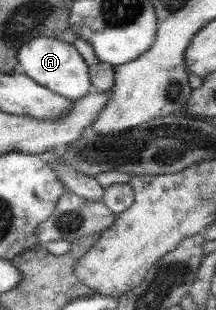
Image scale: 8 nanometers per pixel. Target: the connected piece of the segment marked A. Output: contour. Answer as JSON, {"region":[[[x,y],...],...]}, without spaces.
{"region":[[[34,38],[32,42],[28,42],[26,46],[20,48],[16,57],[18,57],[20,71],[40,86],[52,90],[70,102],[83,98],[93,86],[90,80],[89,66],[73,43],[57,38]]]}

